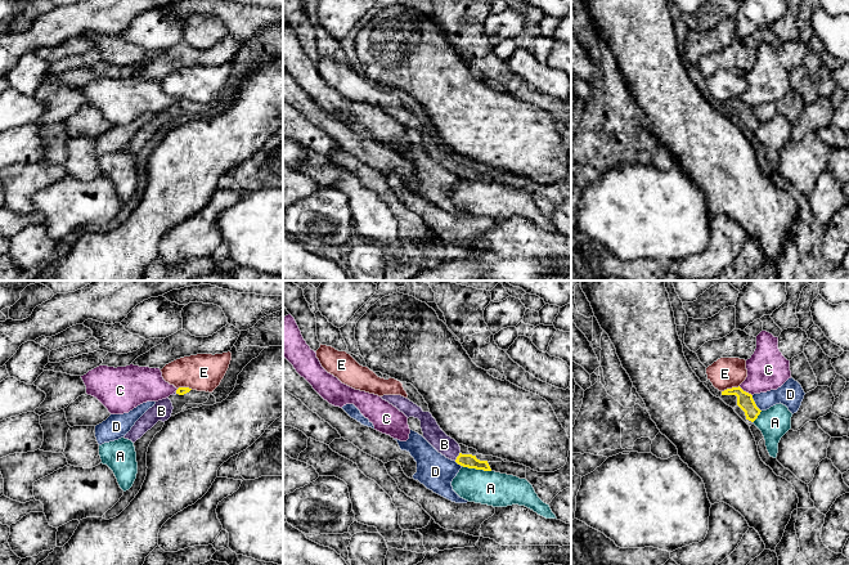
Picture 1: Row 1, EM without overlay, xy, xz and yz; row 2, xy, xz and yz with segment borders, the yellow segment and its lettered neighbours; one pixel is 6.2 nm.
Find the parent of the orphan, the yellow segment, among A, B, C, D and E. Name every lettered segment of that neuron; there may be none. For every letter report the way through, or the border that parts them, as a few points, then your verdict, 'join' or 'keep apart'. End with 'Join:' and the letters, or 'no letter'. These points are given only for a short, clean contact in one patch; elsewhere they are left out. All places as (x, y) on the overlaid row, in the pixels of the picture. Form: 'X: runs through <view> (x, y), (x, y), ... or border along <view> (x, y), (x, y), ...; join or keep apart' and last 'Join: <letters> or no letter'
A: border along xz (462, 465), (470, 469), (490, 471); keep apart
B: runs through xz (470, 461), (458, 456), (444, 444); join
C: border along yz (739, 386), (751, 395); keep apart
D: border along yz (751, 395), (760, 411); keep apart
E: border along yz (739, 385), (722, 391); keep apart
Join: B

